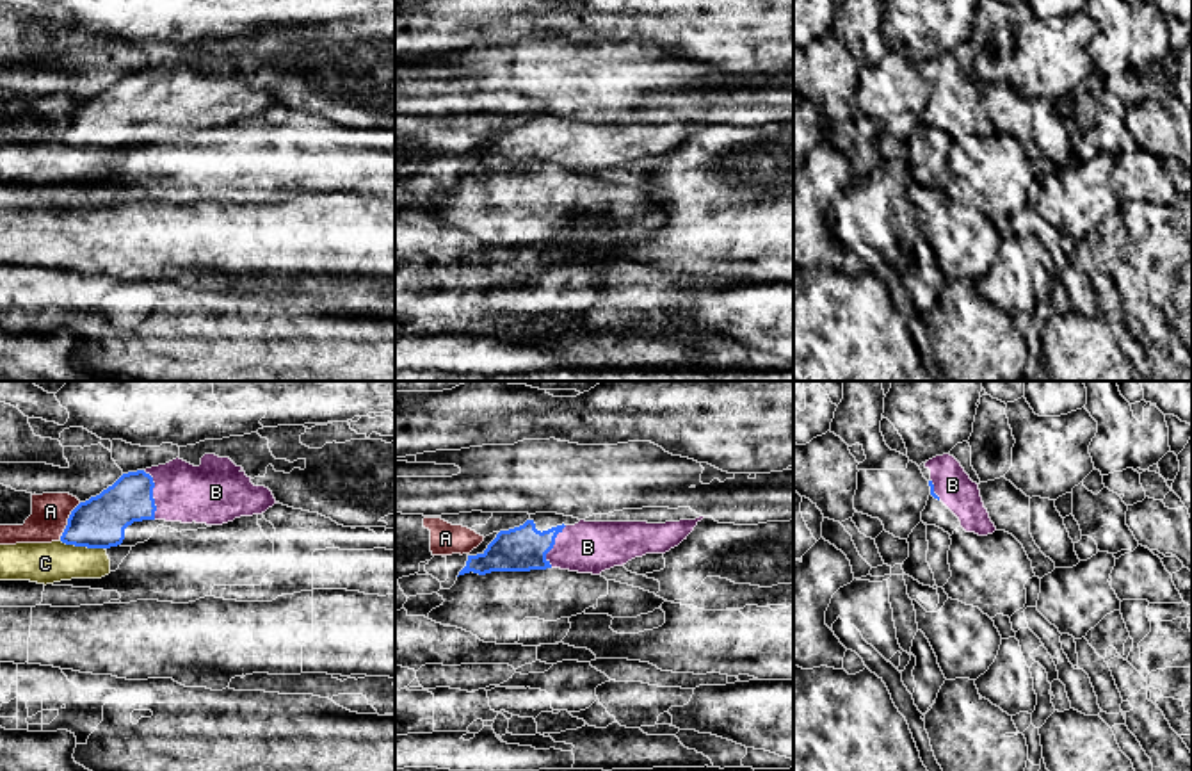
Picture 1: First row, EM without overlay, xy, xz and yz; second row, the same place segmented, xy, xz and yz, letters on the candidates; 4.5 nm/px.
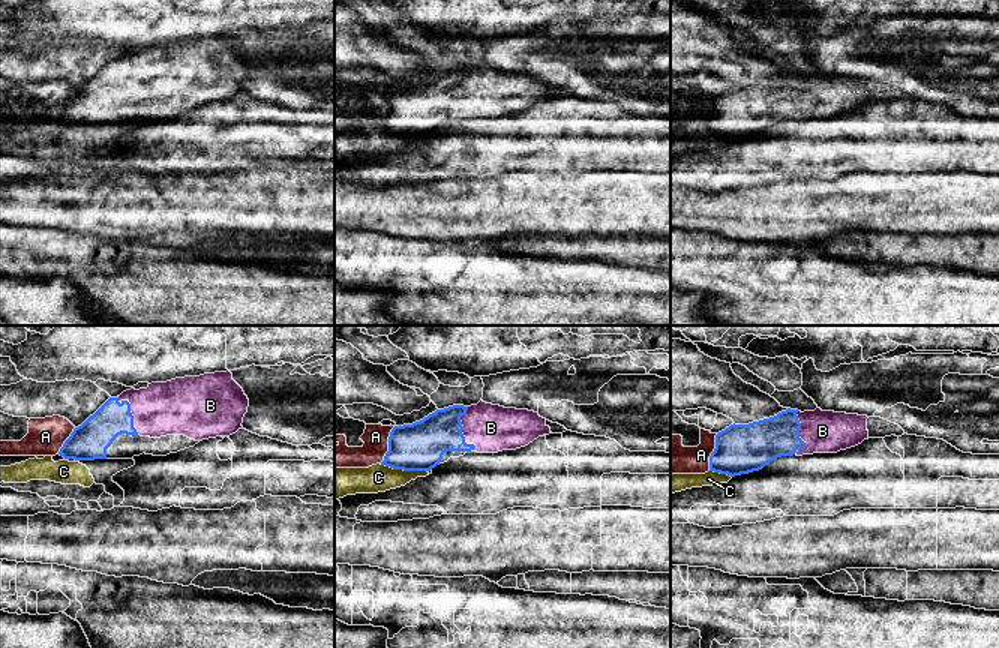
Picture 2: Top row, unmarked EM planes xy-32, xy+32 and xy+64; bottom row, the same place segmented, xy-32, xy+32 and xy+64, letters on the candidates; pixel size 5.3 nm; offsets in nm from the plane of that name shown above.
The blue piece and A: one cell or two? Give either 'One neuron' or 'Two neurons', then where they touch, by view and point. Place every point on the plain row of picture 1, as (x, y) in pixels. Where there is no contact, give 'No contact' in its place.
Two neurons. Touches blue at xy (68, 121)

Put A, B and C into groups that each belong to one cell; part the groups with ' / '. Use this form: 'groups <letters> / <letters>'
groups A C / B

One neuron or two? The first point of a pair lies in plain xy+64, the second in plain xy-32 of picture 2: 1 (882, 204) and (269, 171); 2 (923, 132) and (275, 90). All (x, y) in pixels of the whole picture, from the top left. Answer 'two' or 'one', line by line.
1: one
2: two

